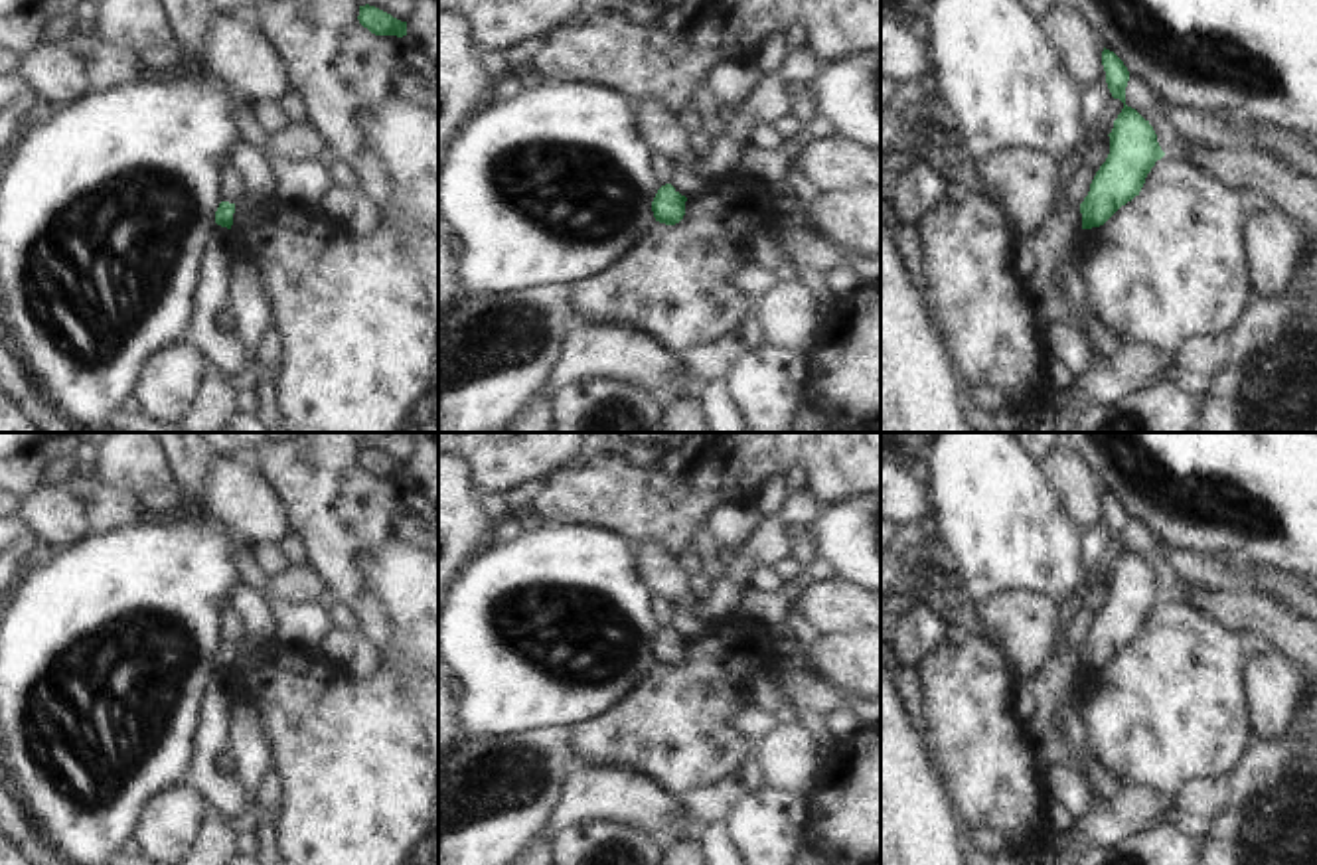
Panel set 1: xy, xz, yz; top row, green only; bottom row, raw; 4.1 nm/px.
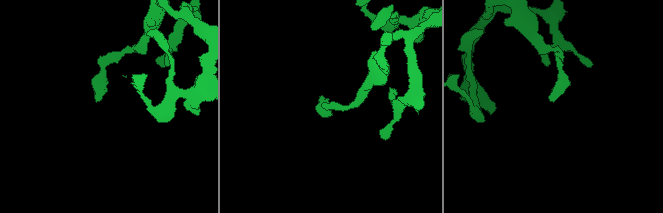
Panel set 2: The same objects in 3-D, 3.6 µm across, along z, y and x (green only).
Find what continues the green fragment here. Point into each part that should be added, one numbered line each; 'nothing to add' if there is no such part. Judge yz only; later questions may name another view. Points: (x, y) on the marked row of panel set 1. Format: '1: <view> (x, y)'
nothing to add

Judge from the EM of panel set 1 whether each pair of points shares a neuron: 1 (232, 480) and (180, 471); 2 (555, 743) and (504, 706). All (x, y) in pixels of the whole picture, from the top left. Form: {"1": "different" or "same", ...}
{"1": "different", "2": "different"}

